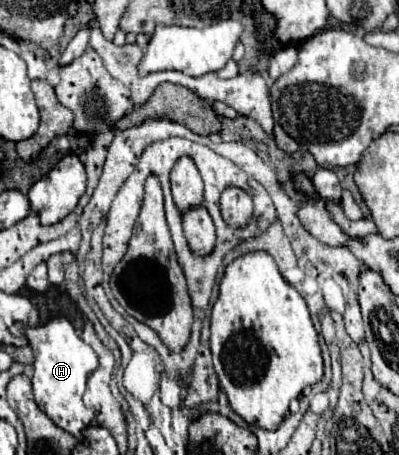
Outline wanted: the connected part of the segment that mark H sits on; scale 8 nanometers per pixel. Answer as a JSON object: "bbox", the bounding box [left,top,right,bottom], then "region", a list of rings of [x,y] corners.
{"bbox":[25,318,97,438],"region":[[[53,318],[47,324],[27,328],[25,336],[29,338],[29,344],[33,348],[33,394],[37,406],[63,430],[73,434],[75,438],[81,438],[81,432],[93,424],[95,414],[89,410],[81,396],[85,392],[85,384],[89,374],[97,368],[97,354],[89,344],[85,344],[73,324],[67,318]]]}

